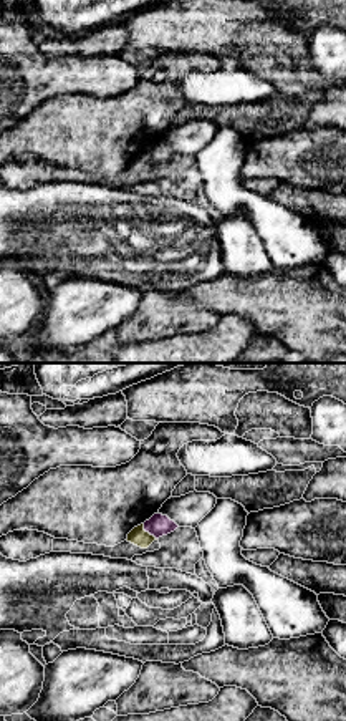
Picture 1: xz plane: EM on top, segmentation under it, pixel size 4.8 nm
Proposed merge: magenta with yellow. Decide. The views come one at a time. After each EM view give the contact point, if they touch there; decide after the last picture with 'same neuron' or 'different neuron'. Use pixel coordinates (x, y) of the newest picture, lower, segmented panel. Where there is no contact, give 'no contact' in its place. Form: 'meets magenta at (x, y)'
meets magenta at (148, 531)

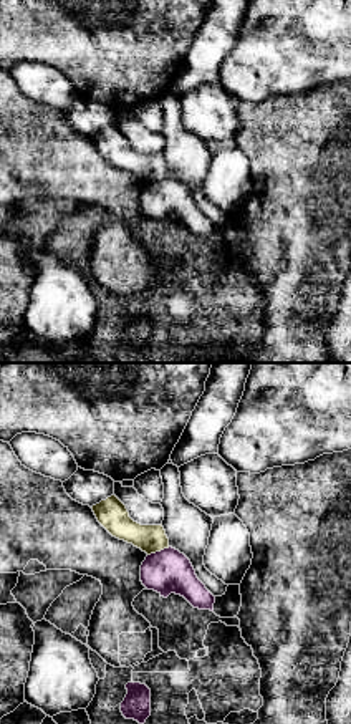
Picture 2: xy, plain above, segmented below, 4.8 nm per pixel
meets magenta at (158, 552)

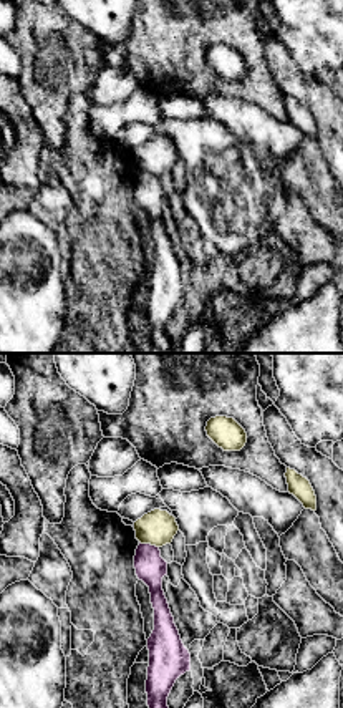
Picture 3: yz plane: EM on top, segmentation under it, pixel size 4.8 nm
meets magenta at (149, 544)

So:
different neuron

